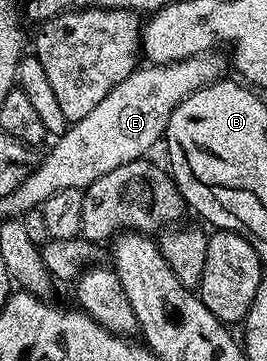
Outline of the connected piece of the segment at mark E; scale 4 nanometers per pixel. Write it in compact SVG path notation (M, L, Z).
M176 60L172 65L166 66L138 67L127 79L115 85L107 94L107 98L103 98L103 102L99 102L99 106L95 106L95 110L91 110L91 114L70 123L68 128L56 137L57 145L50 150L49 157L41 165L38 163L32 169L29 182L23 189L24 195L41 198L49 196L59 188L84 190L96 182L98 176L107 174L118 168L119 165L128 164L134 158L140 157L137 156L140 152L147 151L156 140L158 143L164 137L171 110L178 101L194 88L201 88L202 85L218 79L222 72L223 68L220 64L186 64L184 60Z

